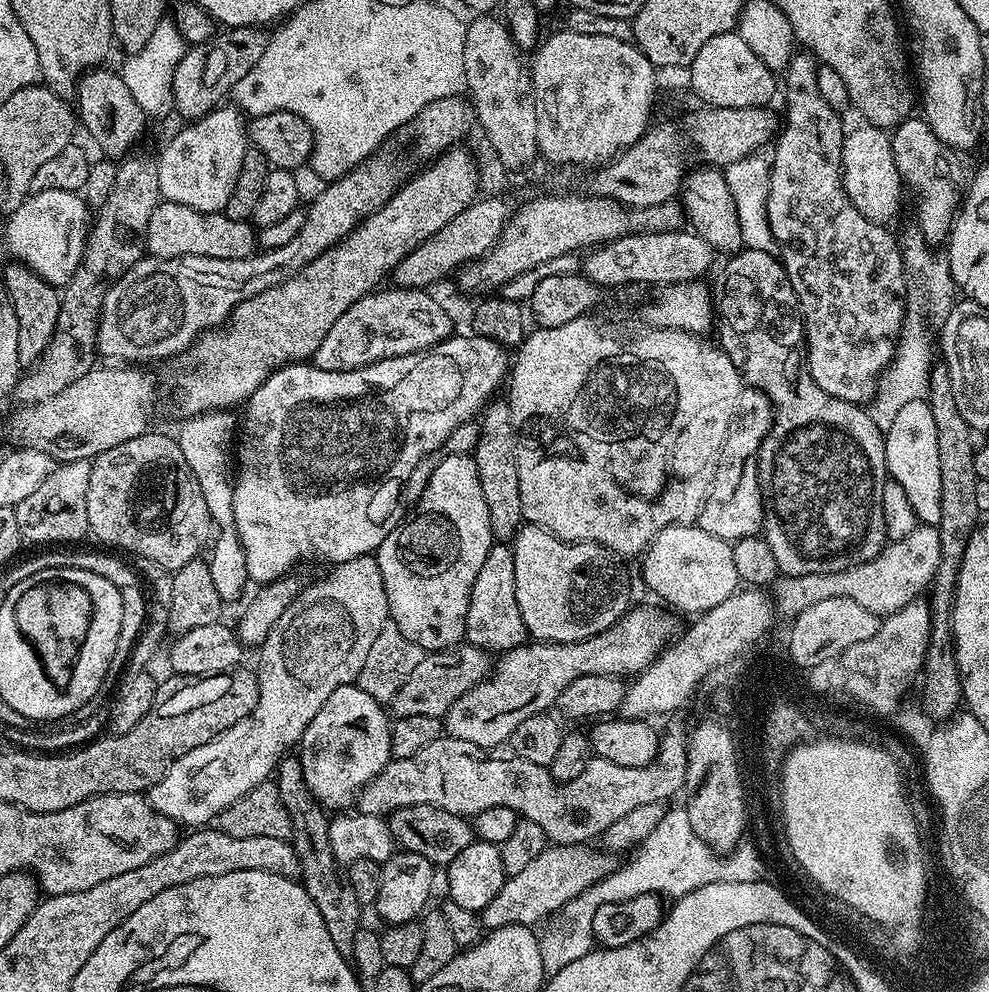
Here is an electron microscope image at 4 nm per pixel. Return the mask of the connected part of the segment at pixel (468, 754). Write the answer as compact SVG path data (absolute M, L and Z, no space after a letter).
M672 724L663 729L658 754L645 768L638 766L614 766L614 762L606 762L593 758L574 778L565 784L557 782L548 768L538 766L534 762L526 762L511 747L483 748L474 746L474 742L462 742L447 734L430 742L414 758L389 760L388 764L369 784L360 791L359 811L371 816L387 818L394 810L402 810L402 806L417 804L418 806L438 806L442 810L450 810L450 814L458 814L465 818L475 818L482 810L490 810L494 806L506 806L514 810L523 819L536 823L545 831L545 838L552 844L588 844L592 839L603 837L604 831L622 814L635 810L637 806L646 806L650 802L668 802L668 799L684 787L686 766L688 765L688 732L680 724Z

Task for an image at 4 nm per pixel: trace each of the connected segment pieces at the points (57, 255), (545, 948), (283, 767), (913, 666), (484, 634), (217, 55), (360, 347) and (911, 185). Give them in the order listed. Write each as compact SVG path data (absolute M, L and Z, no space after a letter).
M42 190L32 192L27 200L8 217L4 240L19 263L25 264L46 283L60 290L70 282L84 257L84 245L90 231L90 205L80 192L70 190Z
M669 807L664 813L662 822L654 826L654 831L640 843L631 855L632 860L621 863L606 878L602 878L594 886L578 894L570 902L566 902L543 925L544 932L540 936L542 950L542 966L545 973L551 974L562 970L562 966L570 966L570 962L578 962L578 958L593 951L592 923L594 910L606 902L626 902L630 898L638 898L642 894L661 898L679 898L687 892L693 892L701 883L700 851L702 845L698 834L690 826L690 818L683 807Z
M289 754L277 765L274 778L279 788L283 805L290 815L292 845L300 864L300 878L315 906L321 911L322 920L333 939L334 946L342 954L344 960L351 961L353 956L354 935L362 927L362 912L364 906L355 897L354 888L350 886L347 873L330 849L329 815L314 798L313 792L305 784L305 776L302 774L302 766L299 757Z
M927 599L912 600L902 610L883 617L874 634L866 642L850 646L849 684L856 696L866 699L880 711L887 711L896 702L896 697L909 695L912 679L921 675L930 638L930 610Z
M493 543L486 562L482 562L482 570L478 570L478 578L474 578L464 634L467 643L489 654L509 652L529 639L526 622L522 622L522 610L518 610L518 594L514 594L514 554L507 543Z
M259 27L229 28L220 30L208 41L206 47L192 46L185 51L172 79L172 106L175 115L185 116L185 121L199 120L214 108L219 108L231 97L234 86L254 70L269 37L263 36Z
M395 286L369 292L354 302L354 306L350 306L350 310L346 310L346 314L334 322L334 326L330 326L330 334L322 338L322 346L318 346L318 350L310 357L311 363L322 370L349 372L386 358L425 352L441 344L453 335L454 328L447 310L432 294L431 291L419 288Z
M909 118L903 120L897 128L891 129L892 149L894 150L894 166L898 166L903 187L908 188L916 195L916 215L914 220L922 230L922 234L932 246L937 245L938 240L943 241L952 229L953 219L958 211L958 196L956 192L963 193L966 188L966 176L964 180L964 168L960 165L957 149L949 148L939 140L930 130L930 126L922 118Z

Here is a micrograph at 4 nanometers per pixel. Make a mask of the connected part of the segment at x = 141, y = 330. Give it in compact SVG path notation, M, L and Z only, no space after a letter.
M389 146L381 147L372 153L368 159L341 176L323 185L324 189L316 196L312 205L307 205L306 222L302 230L298 230L298 238L286 242L286 246L269 248L259 254L253 254L246 260L219 260L218 258L202 258L201 256L183 256L182 258L158 258L145 255L110 290L104 299L100 311L100 325L96 331L96 347L101 357L109 356L112 362L144 362L140 360L164 360L167 356L187 353L196 343L199 336L219 328L231 317L234 309L246 302L282 284L286 278L298 274L318 254L327 248L333 248L339 240L352 233L352 229L364 219L372 216L401 187L400 156Z

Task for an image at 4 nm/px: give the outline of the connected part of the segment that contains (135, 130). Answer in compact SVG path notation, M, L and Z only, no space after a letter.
M108 66L91 69L80 77L74 93L74 108L82 128L92 135L105 157L127 157L144 132L146 114L142 106L134 102L134 94L130 94L130 86L126 86L123 75L119 71L111 72Z

